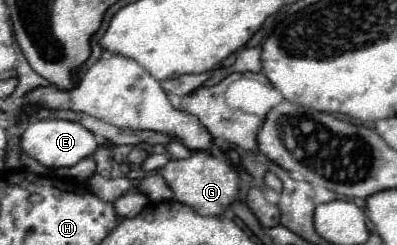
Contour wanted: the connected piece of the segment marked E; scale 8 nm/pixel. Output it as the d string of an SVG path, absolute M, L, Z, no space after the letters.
M49 118L49 120L37 120L31 122L27 126L27 130L21 136L21 150L25 154L29 154L33 160L37 160L39 164L47 166L47 168L61 168L61 166L75 166L79 160L83 160L85 156L93 154L97 150L97 140L95 136L83 128L77 122L69 122L69 120L57 120L57 118Z

